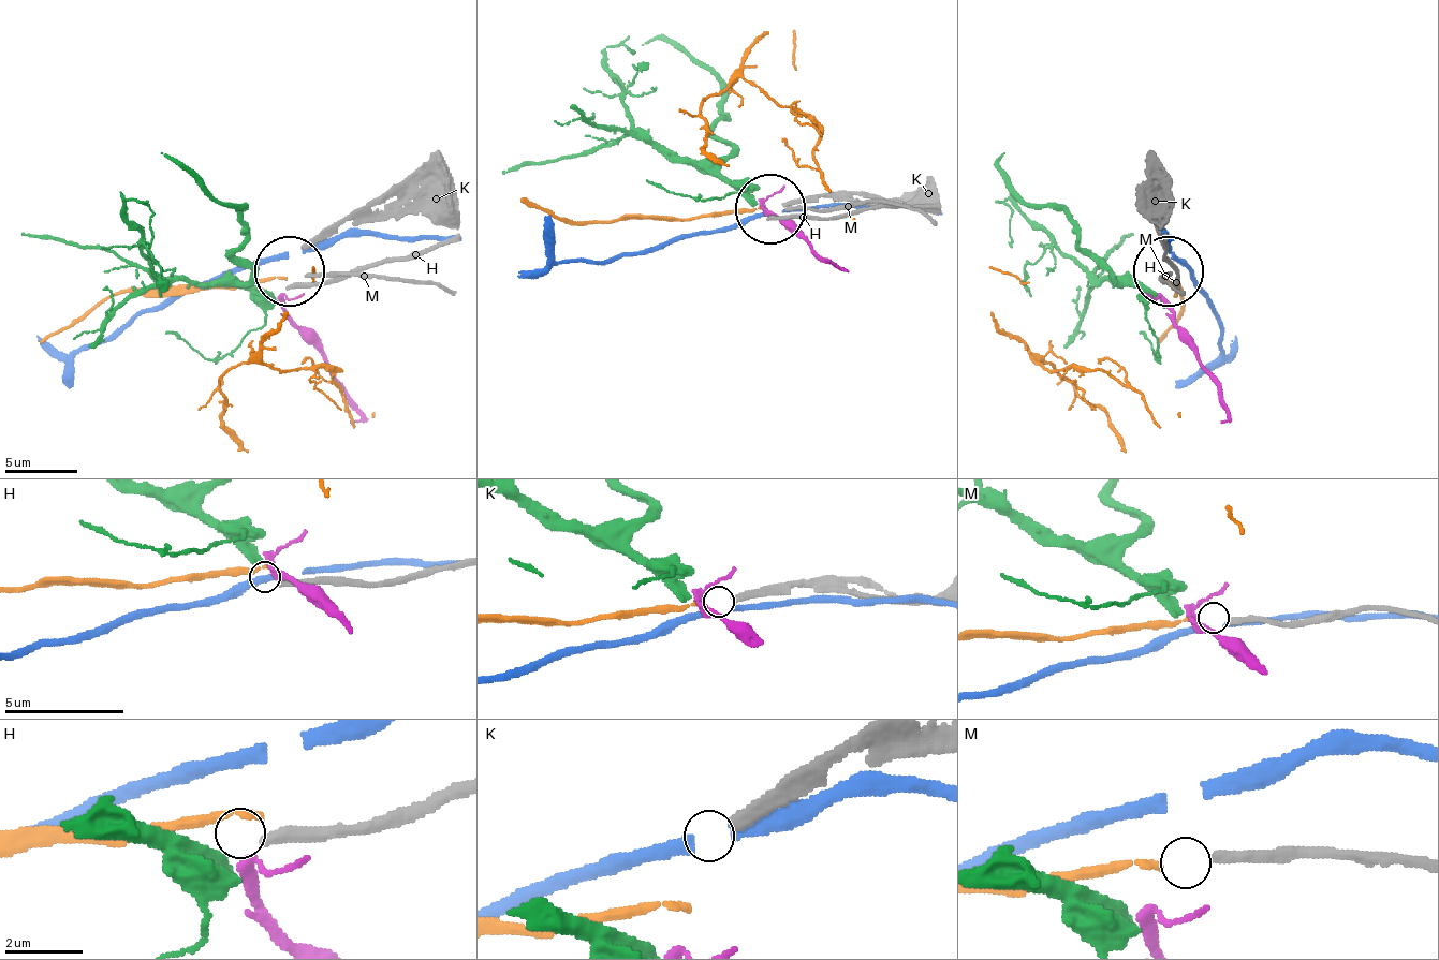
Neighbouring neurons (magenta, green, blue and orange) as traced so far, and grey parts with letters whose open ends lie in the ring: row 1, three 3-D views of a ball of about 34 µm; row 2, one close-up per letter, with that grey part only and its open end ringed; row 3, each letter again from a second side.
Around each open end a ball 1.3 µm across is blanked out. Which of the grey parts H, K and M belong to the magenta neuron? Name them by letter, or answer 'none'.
none

